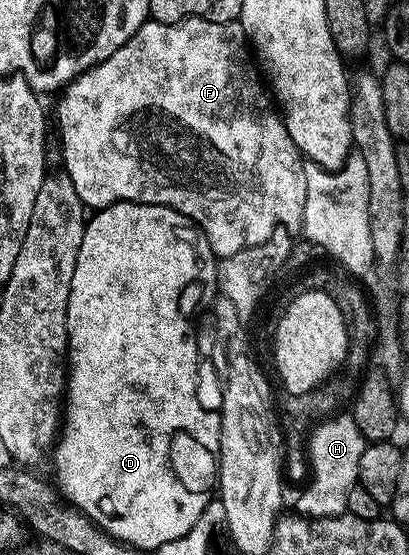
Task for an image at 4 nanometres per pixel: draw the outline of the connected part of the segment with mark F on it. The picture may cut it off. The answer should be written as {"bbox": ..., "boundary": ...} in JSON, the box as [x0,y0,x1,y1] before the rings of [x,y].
{"bbox":[54,17,306,258],"boundary":[[[185,17],[182,21],[175,21],[167,25],[161,21],[147,20],[142,27],[138,27],[138,31],[134,31],[134,35],[126,43],[122,43],[122,47],[118,47],[118,51],[114,51],[114,55],[110,55],[110,59],[100,61],[94,67],[90,67],[82,75],[78,75],[73,81],[64,86],[59,94],[60,102],[56,105],[56,121],[54,117],[54,125],[60,128],[60,141],[64,144],[64,169],[63,172],[70,179],[70,183],[74,183],[74,191],[78,191],[78,199],[82,199],[85,207],[92,211],[107,209],[117,205],[119,201],[136,201],[140,205],[165,205],[168,209],[177,208],[189,222],[195,223],[202,230],[203,236],[206,238],[206,245],[216,252],[217,258],[226,258],[234,255],[235,252],[249,248],[251,245],[262,243],[274,229],[281,227],[295,227],[300,225],[304,219],[304,204],[306,203],[306,164],[300,158],[301,146],[294,139],[290,139],[288,129],[284,125],[283,116],[279,112],[271,113],[262,102],[256,101],[256,97],[260,97],[266,93],[266,85],[262,80],[261,70],[258,68],[257,62],[254,60],[253,54],[250,52],[249,42],[244,36],[244,29],[236,21],[210,21],[207,17]]]}

